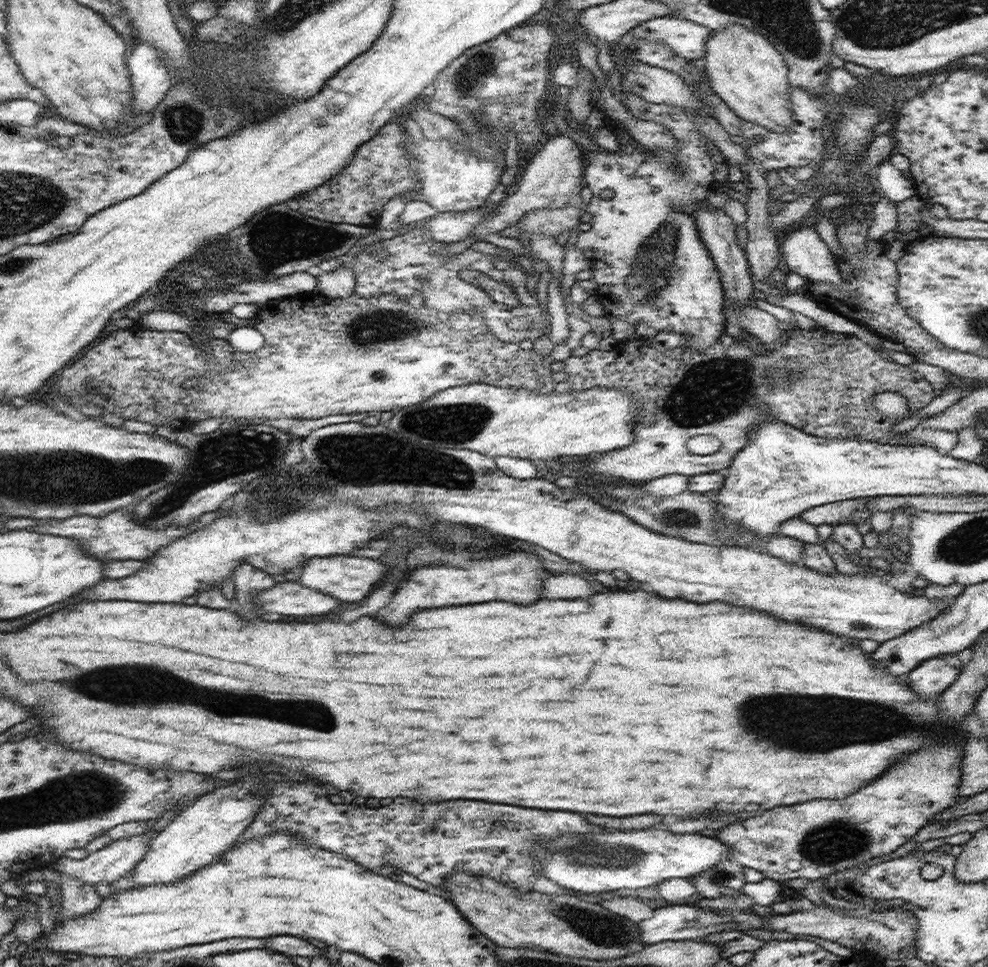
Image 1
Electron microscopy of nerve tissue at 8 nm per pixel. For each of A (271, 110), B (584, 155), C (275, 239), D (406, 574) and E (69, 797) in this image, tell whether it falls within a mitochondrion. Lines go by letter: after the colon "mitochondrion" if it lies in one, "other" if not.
A: other
B: other
C: mitochondrion
D: other
E: mitochondrion

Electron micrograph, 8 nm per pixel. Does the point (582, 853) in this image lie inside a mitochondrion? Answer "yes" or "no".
yes

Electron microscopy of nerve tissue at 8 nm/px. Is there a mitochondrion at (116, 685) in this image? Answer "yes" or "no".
yes

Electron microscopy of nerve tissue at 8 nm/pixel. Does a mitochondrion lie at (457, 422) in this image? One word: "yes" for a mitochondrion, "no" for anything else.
yes

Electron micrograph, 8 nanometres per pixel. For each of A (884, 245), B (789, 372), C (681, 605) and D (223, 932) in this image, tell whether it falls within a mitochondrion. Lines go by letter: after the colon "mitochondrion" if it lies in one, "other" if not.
A: other
B: mitochondrion
C: other
D: other

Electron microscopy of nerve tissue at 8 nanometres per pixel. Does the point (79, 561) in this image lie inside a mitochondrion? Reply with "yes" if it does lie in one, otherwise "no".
no

